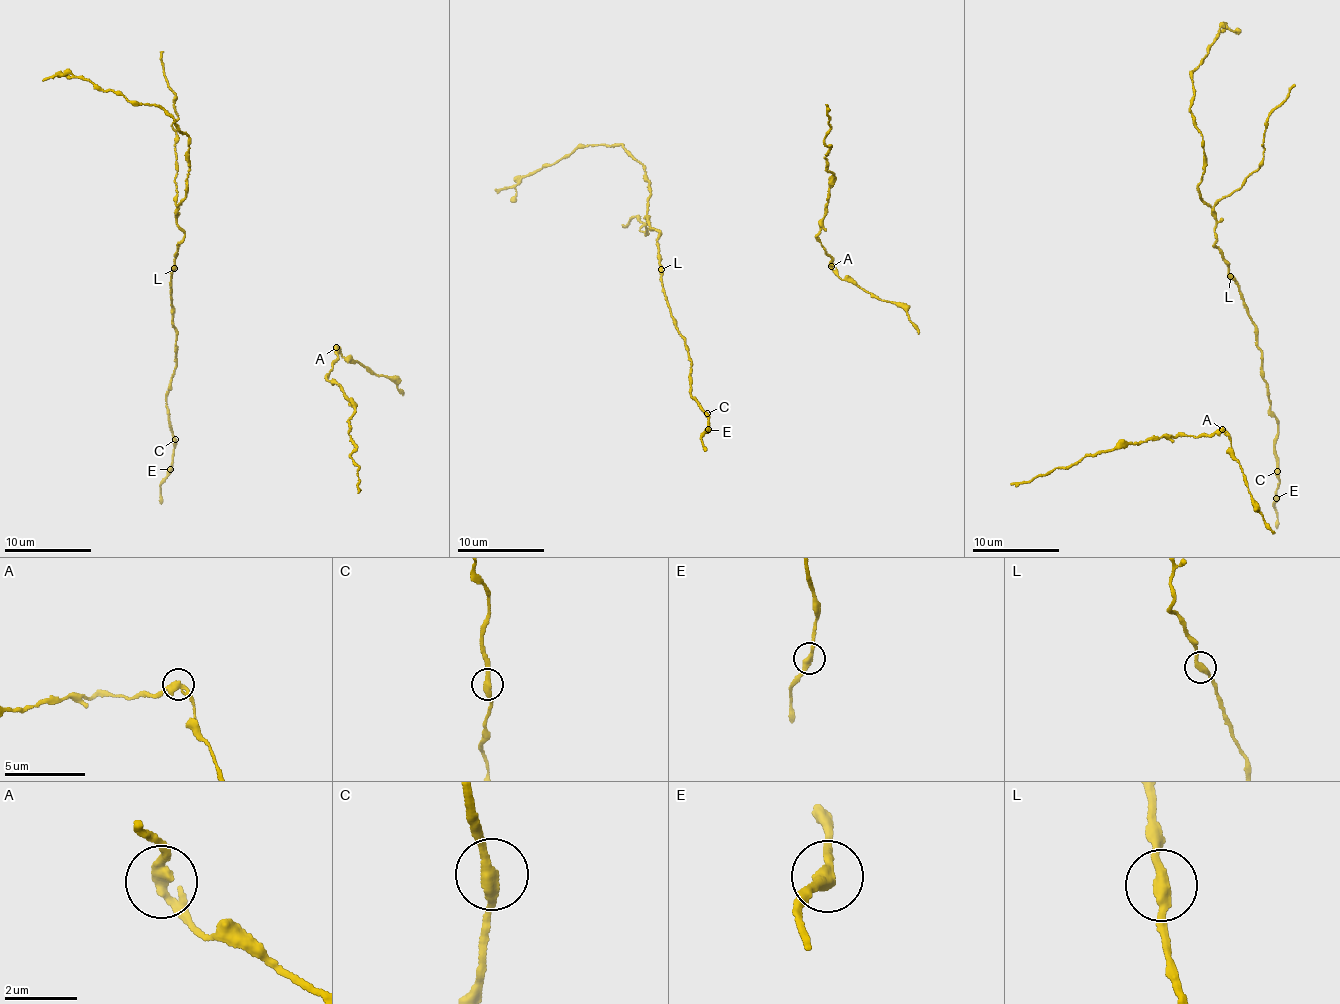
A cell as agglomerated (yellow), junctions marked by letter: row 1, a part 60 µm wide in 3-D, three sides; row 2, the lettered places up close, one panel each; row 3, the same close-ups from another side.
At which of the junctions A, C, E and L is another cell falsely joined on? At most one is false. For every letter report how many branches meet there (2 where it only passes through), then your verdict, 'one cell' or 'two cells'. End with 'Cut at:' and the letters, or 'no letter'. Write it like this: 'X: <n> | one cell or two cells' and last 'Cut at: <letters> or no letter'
A: 2 | two cells
C: 2 | one cell
E: 2 | one cell
L: 2 | one cell
Cut at: A

